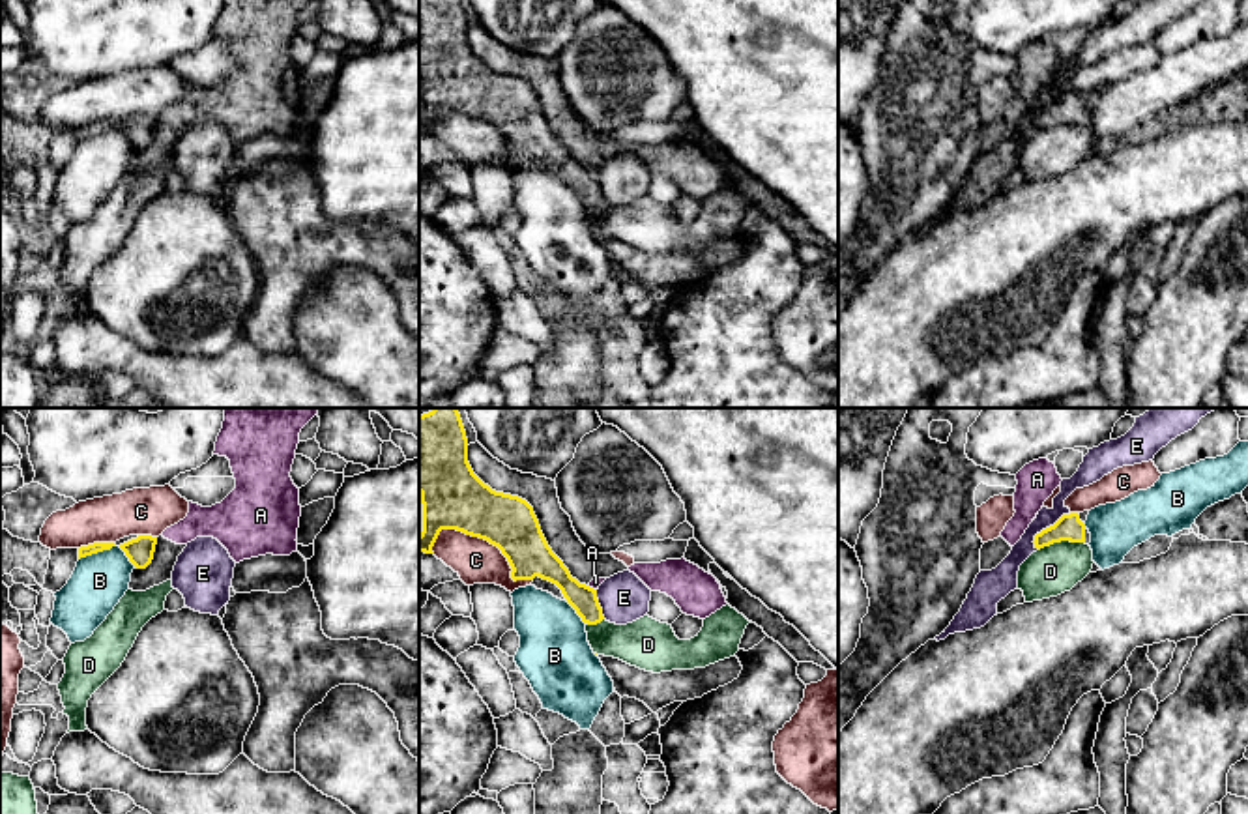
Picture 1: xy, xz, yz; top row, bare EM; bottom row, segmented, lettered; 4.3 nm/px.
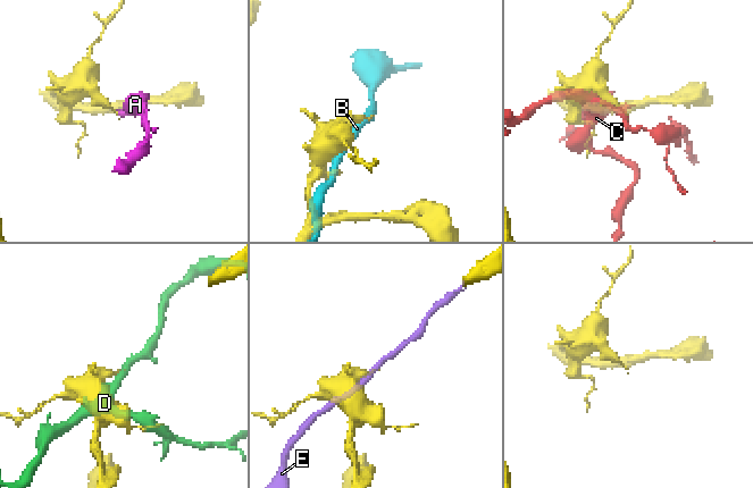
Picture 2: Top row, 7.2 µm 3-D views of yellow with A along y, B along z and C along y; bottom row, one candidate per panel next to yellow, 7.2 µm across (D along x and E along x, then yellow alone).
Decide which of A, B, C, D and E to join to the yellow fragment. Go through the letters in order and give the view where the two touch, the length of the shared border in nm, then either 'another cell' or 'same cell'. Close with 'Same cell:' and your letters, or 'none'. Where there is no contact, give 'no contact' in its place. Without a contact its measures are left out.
A: xz | 40 nm | another cell
B: xy | 170 nm | another cell
C: xz | 460 nm | another cell
D: yz | 200 nm | another cell
E: yz | 220 nm | another cell
Same cell: none

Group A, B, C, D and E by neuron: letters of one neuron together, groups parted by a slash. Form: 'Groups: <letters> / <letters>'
Groups: A / B / C / D / E

